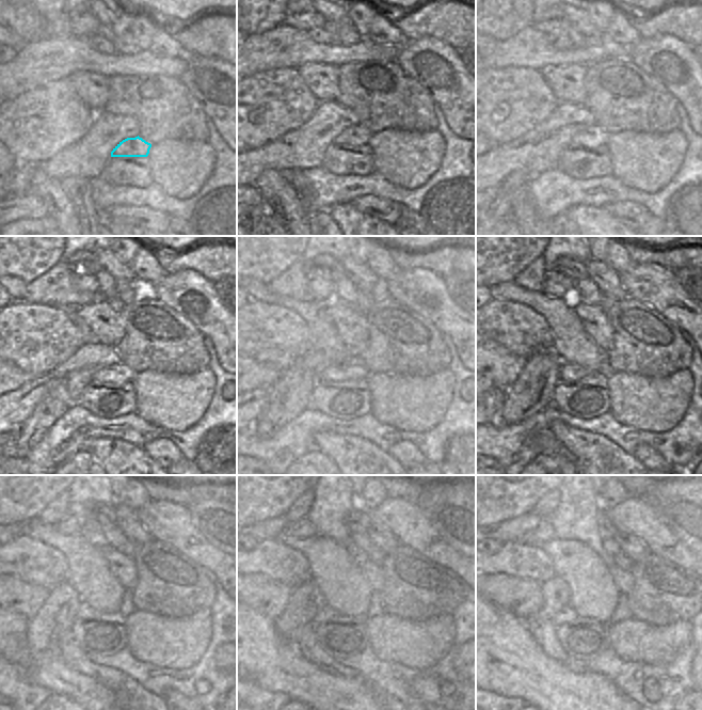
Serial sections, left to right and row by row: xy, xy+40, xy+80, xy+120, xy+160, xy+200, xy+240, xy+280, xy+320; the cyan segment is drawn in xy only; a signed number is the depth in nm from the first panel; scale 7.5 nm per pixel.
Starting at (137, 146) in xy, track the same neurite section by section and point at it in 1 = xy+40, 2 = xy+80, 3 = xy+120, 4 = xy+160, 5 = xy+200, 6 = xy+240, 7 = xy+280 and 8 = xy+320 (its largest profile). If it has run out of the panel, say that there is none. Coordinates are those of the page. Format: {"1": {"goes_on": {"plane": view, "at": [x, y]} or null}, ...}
{"1": {"goes_on": {"plane": "xy+40", "at": [355, 136]}}, "2": {"goes_on": {"plane": "xy+80", "at": [594, 136]}}, "3": {"goes_on": {"plane": "xy+120", "at": [114, 376]}}, "4": {"goes_on": {"plane": "xy+160", "at": [354, 371]}}, "5": {"goes_on": {"plane": "xy+200", "at": [567, 372]}}, "6": {"goes_on": {"plane": "xy+240", "at": [85, 612]}}, "7": {"goes_on": {"plane": "xy+280", "at": [326, 614]}}, "8": {"goes_on": {"plane": "xy+320", "at": [564, 615]}}}

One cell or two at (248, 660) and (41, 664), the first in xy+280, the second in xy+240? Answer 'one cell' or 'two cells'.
one cell

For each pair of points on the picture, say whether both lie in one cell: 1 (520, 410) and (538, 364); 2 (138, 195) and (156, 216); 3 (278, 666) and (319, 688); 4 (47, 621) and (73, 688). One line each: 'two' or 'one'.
1: one
2: two
3: one
4: two

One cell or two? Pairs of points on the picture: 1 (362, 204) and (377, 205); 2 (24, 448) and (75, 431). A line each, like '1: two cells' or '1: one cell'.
1: one cell
2: two cells

